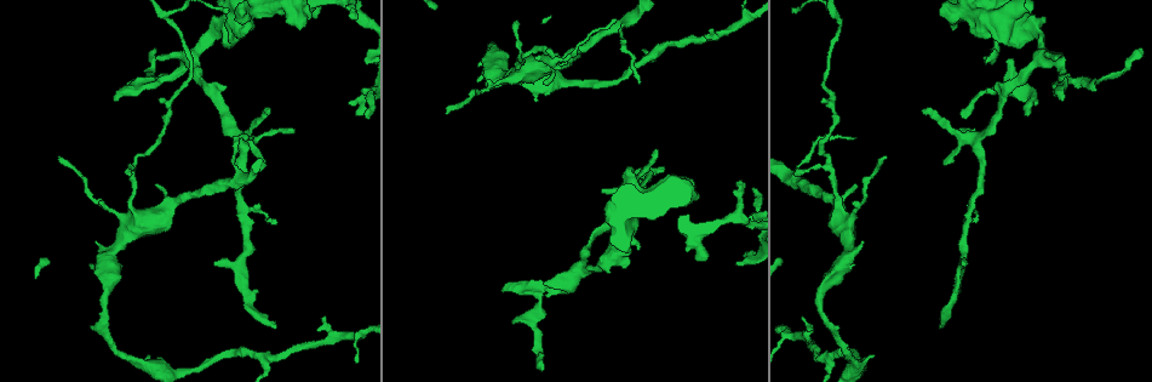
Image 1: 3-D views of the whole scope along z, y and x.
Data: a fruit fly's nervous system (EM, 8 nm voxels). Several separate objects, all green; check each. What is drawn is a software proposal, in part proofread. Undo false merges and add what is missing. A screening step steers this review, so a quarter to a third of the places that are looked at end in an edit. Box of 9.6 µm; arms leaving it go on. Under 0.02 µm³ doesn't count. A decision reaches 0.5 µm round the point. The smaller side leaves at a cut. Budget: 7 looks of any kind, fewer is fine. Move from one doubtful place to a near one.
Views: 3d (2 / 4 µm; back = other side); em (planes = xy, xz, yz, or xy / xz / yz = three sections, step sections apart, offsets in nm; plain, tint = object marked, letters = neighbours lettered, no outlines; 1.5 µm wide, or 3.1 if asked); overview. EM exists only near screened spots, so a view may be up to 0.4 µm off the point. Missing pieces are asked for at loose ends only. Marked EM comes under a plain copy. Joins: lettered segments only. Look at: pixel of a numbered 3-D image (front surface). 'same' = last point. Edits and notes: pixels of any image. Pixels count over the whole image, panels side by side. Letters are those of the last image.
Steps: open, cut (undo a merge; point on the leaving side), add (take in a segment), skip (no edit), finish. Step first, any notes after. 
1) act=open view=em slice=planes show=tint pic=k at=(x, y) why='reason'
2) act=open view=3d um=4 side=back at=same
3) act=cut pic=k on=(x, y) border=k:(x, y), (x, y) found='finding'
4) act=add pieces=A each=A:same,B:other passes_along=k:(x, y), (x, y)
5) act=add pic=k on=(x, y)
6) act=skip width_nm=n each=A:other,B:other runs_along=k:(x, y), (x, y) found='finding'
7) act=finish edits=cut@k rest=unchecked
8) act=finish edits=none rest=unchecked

act=open view=3d um=4 side=back pic=1 at=(801, 318) why='thin end'

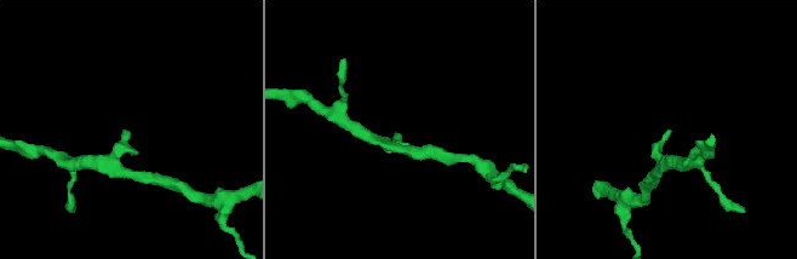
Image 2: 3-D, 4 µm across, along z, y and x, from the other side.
act=open view=em slice=yz step=8 show=letters pic=2 at=(125, 131) why='now the EM'

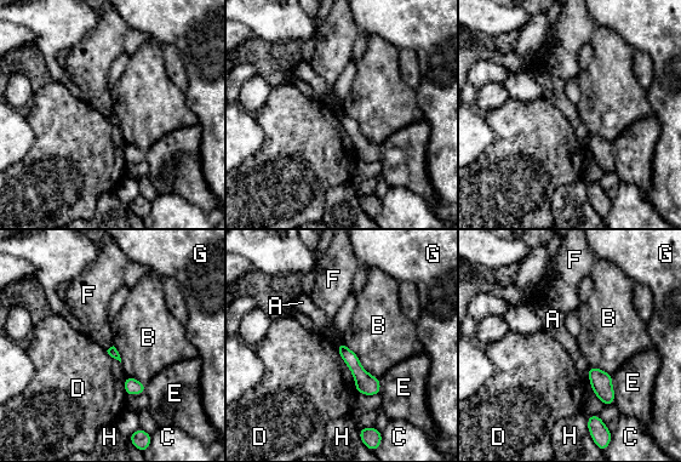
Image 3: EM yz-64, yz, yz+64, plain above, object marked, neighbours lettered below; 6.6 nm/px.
act=open view=em slice=xy step=4 show=letters at=same why='another direction'

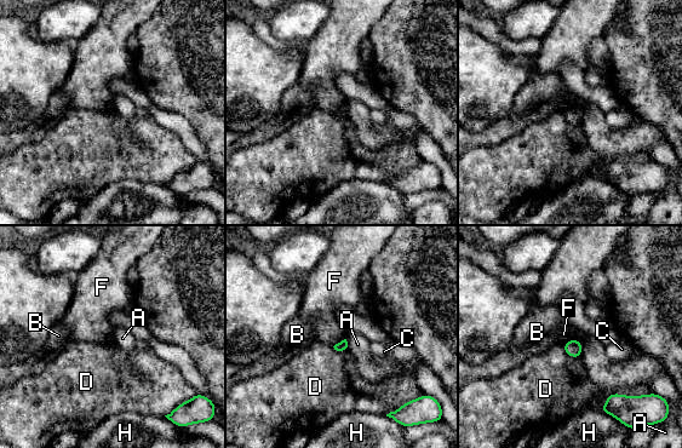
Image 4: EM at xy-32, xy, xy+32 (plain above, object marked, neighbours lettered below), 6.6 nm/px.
act=skip each=A:other,B:other,C:other,D:other,F:other,H:other border=4:(345, 338), (333, 346) found='no lettered segment goes on from it'

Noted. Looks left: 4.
act=open view=3d um=4 pic=1 at=(941, 328) why='free end'

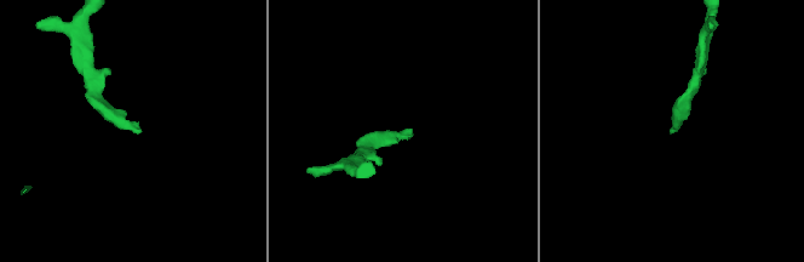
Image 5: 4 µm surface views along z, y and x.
act=open view=em slice=xz step=4 show=letters pic=5 at=(410, 130) why='shape alone is not enough'

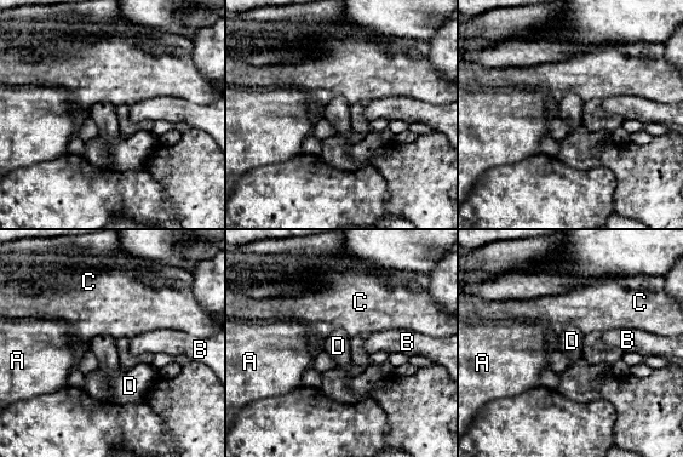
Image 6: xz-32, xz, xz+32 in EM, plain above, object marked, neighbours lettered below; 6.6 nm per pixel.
act=open view=em slice=xy step=8 show=letters at=same why='cut it another way'

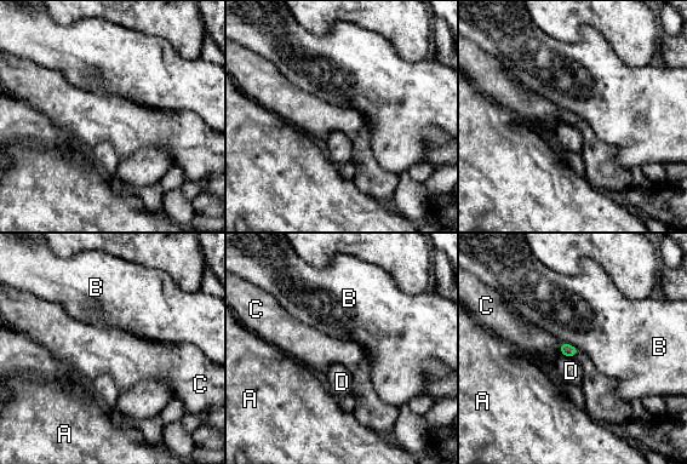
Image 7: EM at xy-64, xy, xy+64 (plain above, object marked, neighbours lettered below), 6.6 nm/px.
act=skip each=A:other,B:other,C:other,D:other found='no lettered segment goes on from it'

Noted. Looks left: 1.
act=open view=em slice=planes show=letters pic=1 at=(1028, 115) why='tapers out'

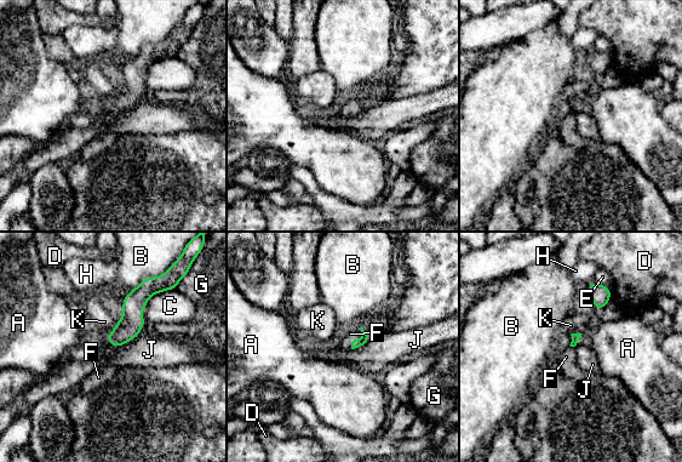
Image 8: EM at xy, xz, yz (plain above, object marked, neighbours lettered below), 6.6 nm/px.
act=add pieces=F each=A:other,B:other,C:other,D:other,E:other,F:same,G:other,H:other,J:other,K:other found='it goes on there'

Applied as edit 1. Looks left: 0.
act=finish edits=add@8 rest=unchecked

